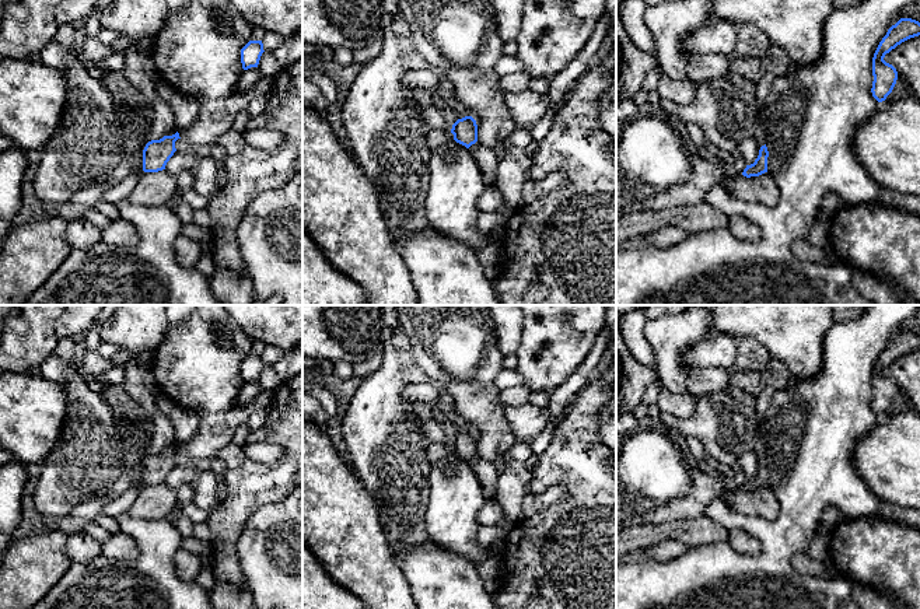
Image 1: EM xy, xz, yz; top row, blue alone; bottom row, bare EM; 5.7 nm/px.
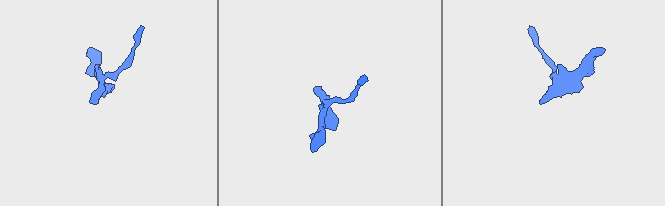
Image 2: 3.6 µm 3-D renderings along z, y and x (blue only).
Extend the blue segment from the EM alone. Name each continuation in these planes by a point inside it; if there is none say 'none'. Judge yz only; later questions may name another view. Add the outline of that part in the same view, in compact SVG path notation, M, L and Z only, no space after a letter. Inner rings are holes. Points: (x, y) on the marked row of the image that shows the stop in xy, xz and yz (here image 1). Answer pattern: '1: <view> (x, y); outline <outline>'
none

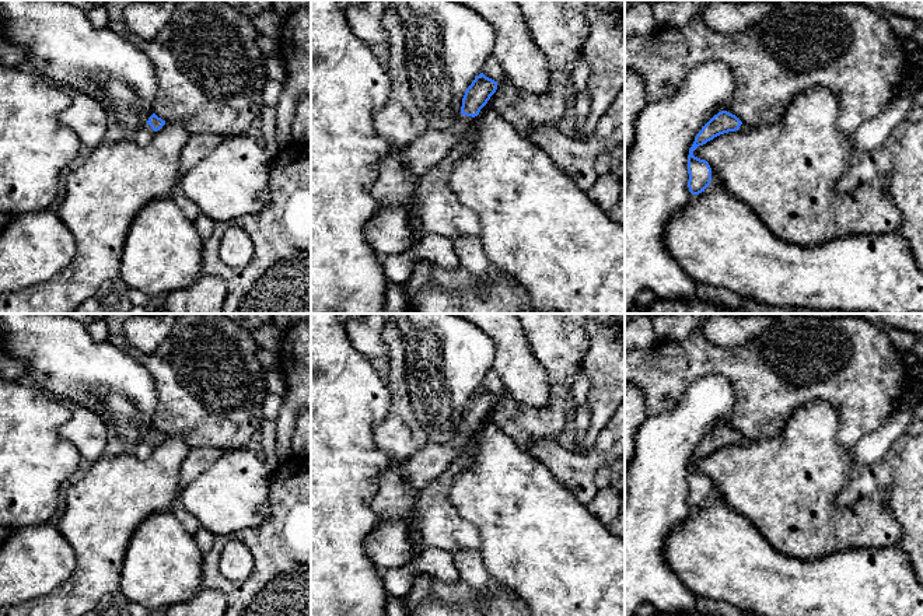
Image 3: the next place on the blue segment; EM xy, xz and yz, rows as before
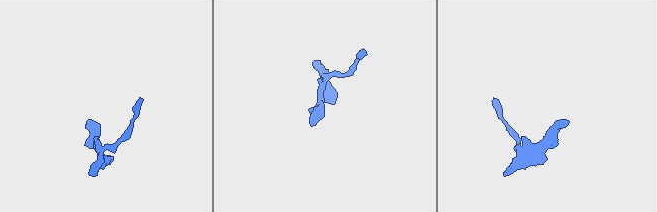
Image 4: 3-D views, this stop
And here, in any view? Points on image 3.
1: xz (395, 184); outline M459 113L454 126L445 130L427 127L403 153L402 158L388 157L378 167L371 193L380 211L391 210L409 200L416 181L441 161L459 143L475 118Z

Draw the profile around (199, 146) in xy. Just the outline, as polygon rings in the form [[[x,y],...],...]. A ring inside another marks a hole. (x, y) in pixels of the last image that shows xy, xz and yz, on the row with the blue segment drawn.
[[[192,134],[181,154],[179,176],[207,157],[224,139],[218,134]]]

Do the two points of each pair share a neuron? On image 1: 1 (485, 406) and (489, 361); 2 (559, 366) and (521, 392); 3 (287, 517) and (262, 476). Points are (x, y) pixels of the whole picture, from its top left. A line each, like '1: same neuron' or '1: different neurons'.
1: same neuron
2: different neurons
3: different neurons

